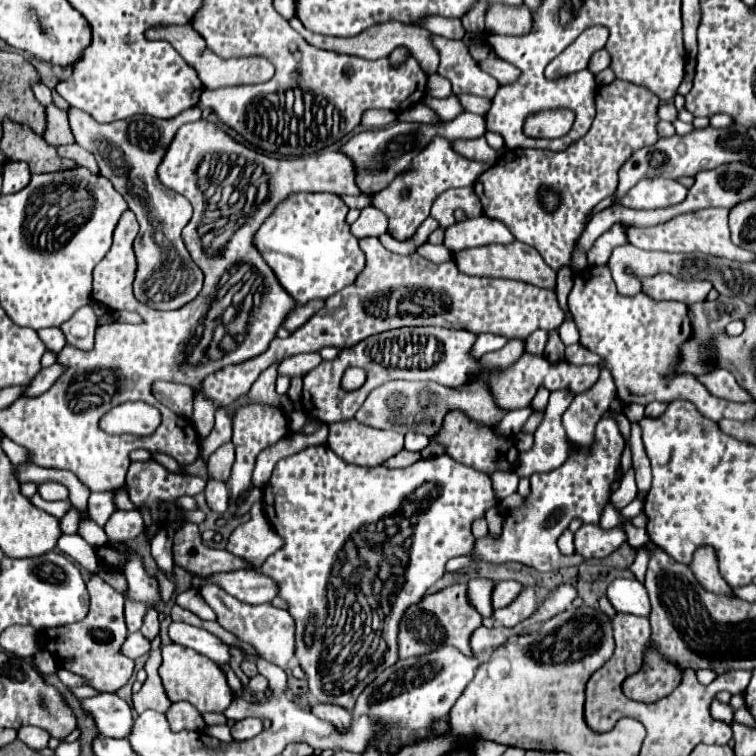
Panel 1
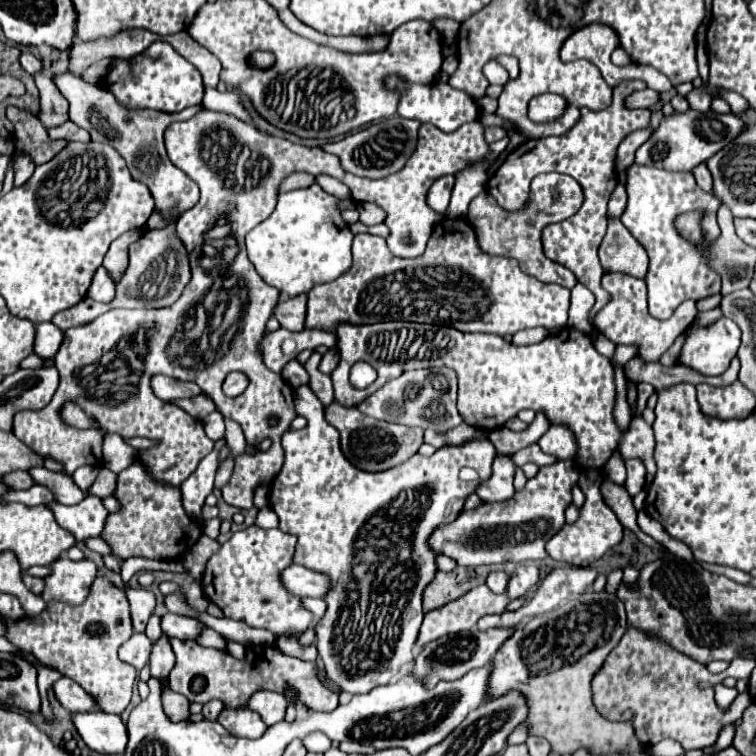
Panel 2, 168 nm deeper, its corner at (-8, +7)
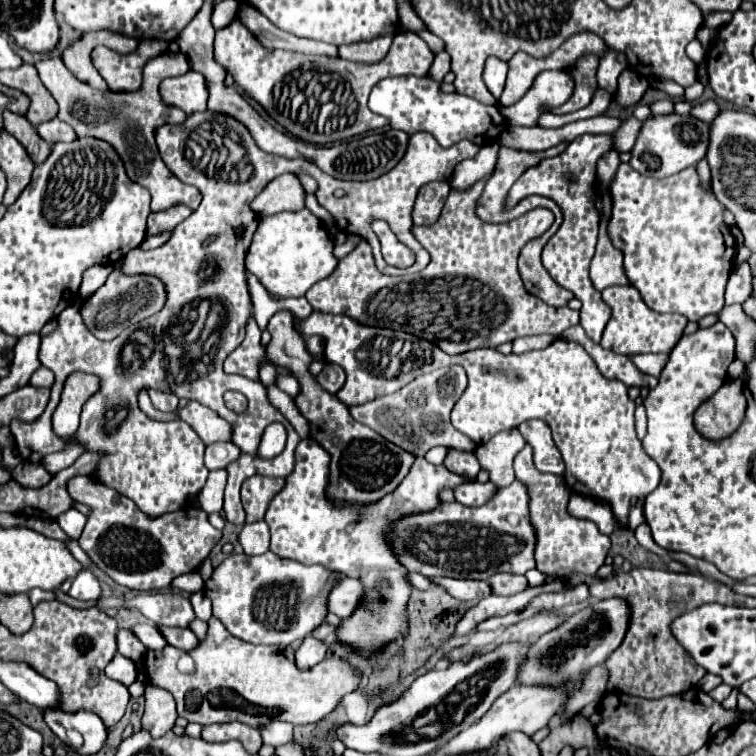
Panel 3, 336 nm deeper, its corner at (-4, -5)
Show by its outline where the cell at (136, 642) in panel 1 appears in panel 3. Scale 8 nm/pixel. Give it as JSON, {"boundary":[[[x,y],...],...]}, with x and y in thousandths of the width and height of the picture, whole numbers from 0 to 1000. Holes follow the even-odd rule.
{"boundary":[[[152,865],[149,873],[142,878],[139,892],[142,892],[147,899],[155,899],[155,902],[160,902],[160,905],[165,905],[165,907],[176,905],[179,897],[181,897],[181,886],[179,886],[176,873],[168,873],[165,868],[157,868],[157,865]]]}

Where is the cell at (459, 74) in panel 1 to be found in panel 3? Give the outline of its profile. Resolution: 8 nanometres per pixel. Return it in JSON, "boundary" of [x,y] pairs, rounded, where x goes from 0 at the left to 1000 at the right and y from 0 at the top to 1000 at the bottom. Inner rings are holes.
{"boundary":[[[649,77],[642,85],[642,95],[639,95],[642,111],[647,116],[647,122],[660,132],[665,116],[668,116],[668,103],[671,103],[671,82],[660,79],[660,77]]]}

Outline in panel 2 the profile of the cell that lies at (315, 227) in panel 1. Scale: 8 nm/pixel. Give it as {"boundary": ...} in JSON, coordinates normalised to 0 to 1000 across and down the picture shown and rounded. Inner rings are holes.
{"boundary":[[[419,241],[372,257],[358,286],[327,310],[329,344],[343,365],[374,392],[396,392],[419,376],[440,373],[462,360],[467,349],[464,323],[470,312],[451,286],[456,275],[470,275],[470,267],[433,257]]]}

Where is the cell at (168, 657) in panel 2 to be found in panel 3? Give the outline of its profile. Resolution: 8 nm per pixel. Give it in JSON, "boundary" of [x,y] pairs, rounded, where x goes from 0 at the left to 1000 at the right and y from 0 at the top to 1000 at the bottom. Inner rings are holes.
{"boundary":[[[192,910],[192,942],[187,950],[187,963],[200,971],[200,976],[213,976],[221,971],[234,952],[231,926],[216,910]]]}

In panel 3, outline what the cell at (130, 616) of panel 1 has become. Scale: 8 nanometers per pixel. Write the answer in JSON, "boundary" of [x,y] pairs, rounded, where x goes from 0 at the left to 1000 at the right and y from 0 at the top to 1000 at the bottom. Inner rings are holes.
{"boundary":[[[157,833],[155,836],[155,862],[176,873],[179,878],[187,878],[194,860],[189,857],[189,852],[184,852],[184,847],[179,847],[179,841],[173,841],[173,833]]]}

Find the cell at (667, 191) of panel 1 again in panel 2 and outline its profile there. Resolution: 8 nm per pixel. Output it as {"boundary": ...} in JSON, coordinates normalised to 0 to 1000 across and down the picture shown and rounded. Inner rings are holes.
{"boundary":[[[837,217],[829,225],[829,259],[832,267],[829,278],[821,286],[821,294],[858,336],[858,360],[853,365],[858,384],[858,415],[872,423],[882,423],[903,397],[927,397],[940,389],[951,389],[954,368],[935,354],[935,344],[930,344],[927,336],[927,328],[951,312],[951,299],[946,291],[946,283],[954,272],[951,265],[930,254],[919,243],[914,228],[893,230],[845,217]],[[909,278],[930,278],[938,283],[938,304],[933,304],[933,317],[927,323],[903,317],[890,302],[890,288]]]}

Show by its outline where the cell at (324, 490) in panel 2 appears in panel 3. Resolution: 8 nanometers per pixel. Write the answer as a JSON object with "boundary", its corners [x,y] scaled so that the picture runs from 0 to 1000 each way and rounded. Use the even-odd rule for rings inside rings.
{"boundary":[[[406,579],[390,595],[390,622],[380,630],[377,646],[358,661],[351,680],[351,690],[358,698],[358,730],[398,746],[427,746],[485,772],[485,794],[480,796],[480,804],[475,804],[470,815],[454,820],[446,831],[446,841],[454,849],[478,857],[483,865],[491,865],[512,849],[533,844],[538,833],[536,804],[544,775],[536,767],[538,754],[528,751],[528,743],[517,735],[517,722],[509,714],[515,690],[522,685],[528,688],[528,683],[541,677],[575,672],[586,646],[602,646],[612,638],[618,635],[591,624],[589,616],[573,616],[562,606],[552,606],[528,646],[512,653],[504,664],[496,664],[493,669],[467,667],[448,672],[430,656],[435,640],[435,603],[417,587],[417,582]]]}

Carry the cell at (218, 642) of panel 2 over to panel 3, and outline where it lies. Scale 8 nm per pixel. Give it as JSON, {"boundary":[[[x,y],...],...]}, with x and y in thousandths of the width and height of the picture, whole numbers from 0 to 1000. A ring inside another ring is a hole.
{"boundary":[[[210,825],[208,831],[210,831],[210,836],[216,839],[216,844],[226,854],[234,854],[239,860],[250,860],[253,854],[258,854],[263,849],[261,841],[250,831],[224,831],[224,828],[216,828],[216,825]]]}

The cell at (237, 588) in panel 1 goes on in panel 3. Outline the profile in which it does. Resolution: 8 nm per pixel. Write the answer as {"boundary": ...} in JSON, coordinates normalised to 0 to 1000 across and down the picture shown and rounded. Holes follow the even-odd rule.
{"boundary":[[[448,767],[448,772],[443,772],[443,778],[435,786],[438,812],[446,812],[448,817],[462,817],[470,810],[470,804],[475,804],[475,799],[480,796],[480,786],[483,775],[475,767]]]}

